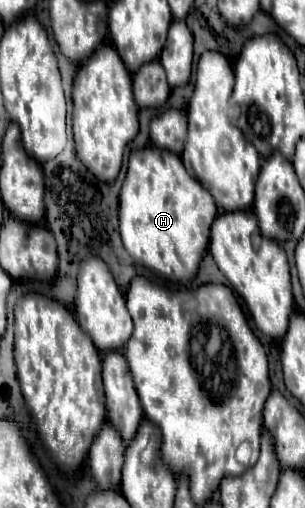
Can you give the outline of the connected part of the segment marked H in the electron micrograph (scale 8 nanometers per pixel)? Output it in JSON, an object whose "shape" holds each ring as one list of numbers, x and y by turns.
{"shape":[[158,147,138,149,130,155,128,173,120,191,120,237,124,249,136,263,158,275,164,275,174,283,188,283,196,277,202,255,208,249,210,225,214,217,214,199,210,193,206,193,206,189,202,189,202,185,198,185,198,181,194,181,194,177,182,165,180,157,174,157,174,153,166,153,166,149]]}

